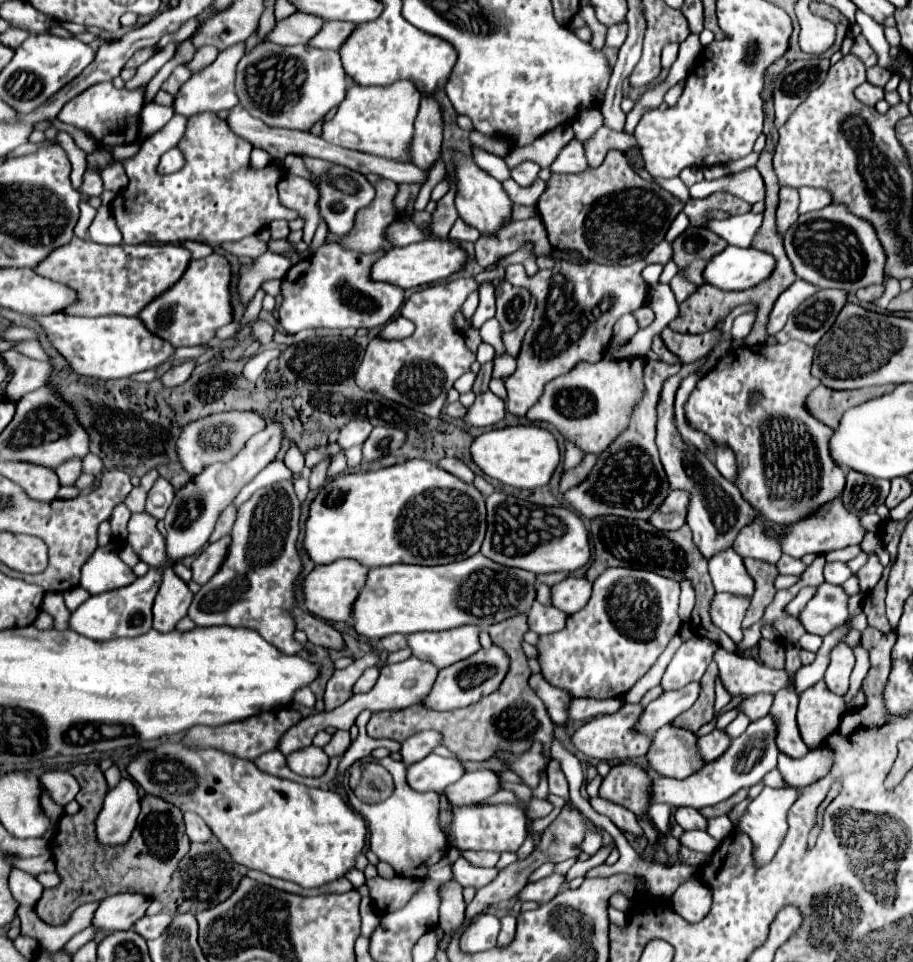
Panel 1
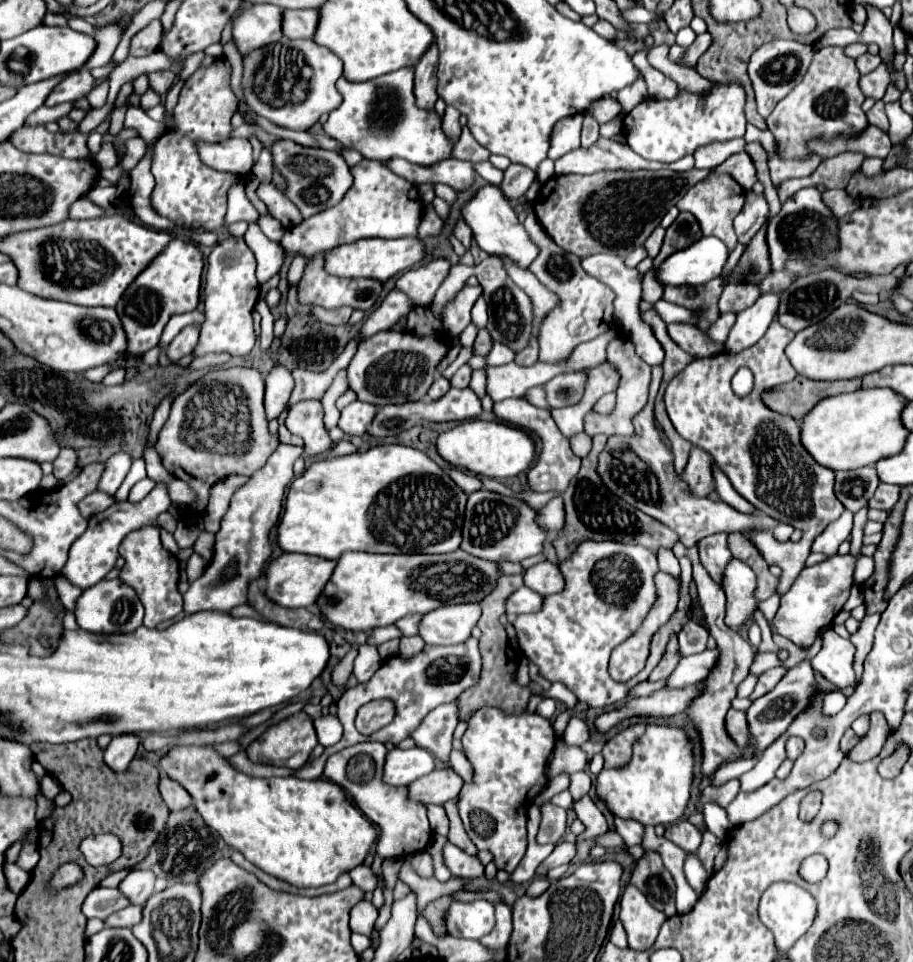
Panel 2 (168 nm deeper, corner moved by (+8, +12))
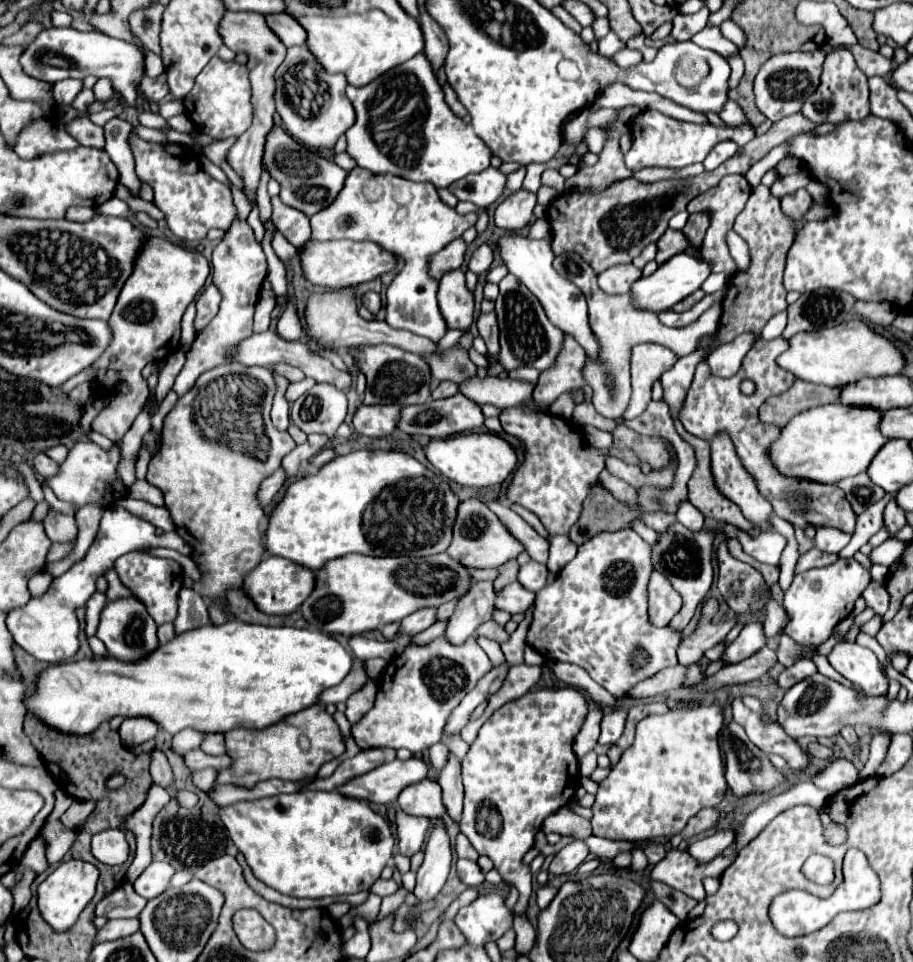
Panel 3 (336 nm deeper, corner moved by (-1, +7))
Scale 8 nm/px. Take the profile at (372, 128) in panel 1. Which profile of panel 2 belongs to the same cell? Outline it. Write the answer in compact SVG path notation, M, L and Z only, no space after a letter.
M400 68L366 82L348 82L342 76L336 88L344 100L330 112L322 130L346 148L358 150L368 160L390 160L398 156L424 166L450 156L452 146L440 128L438 114L434 110L420 110L414 104L414 68Z

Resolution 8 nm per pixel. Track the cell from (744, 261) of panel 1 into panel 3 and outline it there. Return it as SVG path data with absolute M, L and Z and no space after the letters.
M679 253L671 259L667 259L663 265L659 265L659 269L649 275L649 277L641 277L639 281L635 281L635 285L631 287L631 301L637 309L649 309L651 313L661 313L671 309L675 303L683 301L687 295L691 295L693 291L697 291L701 287L701 283L705 281L705 277L709 275L709 265L707 261L699 261L695 257L689 257L685 253Z

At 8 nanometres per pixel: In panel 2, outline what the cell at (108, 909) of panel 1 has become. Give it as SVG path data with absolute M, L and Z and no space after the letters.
M134 868L120 882L118 890L122 892L122 896L126 896L130 900L130 904L146 904L148 896L154 894L154 880L156 880L156 876L152 872Z

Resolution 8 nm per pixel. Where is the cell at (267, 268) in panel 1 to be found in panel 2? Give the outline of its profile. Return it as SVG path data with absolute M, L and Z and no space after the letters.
M226 238L220 242L208 256L208 274L206 274L206 322L200 330L198 346L194 356L204 356L210 352L230 352L232 356L246 356L254 344L254 320L252 310L258 300L258 282L256 282L256 258L254 252L246 246L244 238Z

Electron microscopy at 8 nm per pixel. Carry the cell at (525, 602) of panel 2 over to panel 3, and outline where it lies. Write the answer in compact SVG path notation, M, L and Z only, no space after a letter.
M509 583L501 591L497 591L495 607L509 611L509 613L525 613L525 609L529 609L533 601L535 601L535 595L525 591L523 585Z

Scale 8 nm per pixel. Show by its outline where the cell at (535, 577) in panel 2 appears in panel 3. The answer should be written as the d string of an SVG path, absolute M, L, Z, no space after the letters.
M529 561L529 563L525 563L525 565L519 567L517 581L519 581L525 589L537 593L541 587L545 587L545 581L547 581L547 567L541 565L541 563Z

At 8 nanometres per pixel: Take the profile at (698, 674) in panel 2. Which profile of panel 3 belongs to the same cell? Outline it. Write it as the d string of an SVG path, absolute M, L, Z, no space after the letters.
M753 621L749 625L743 627L743 631L739 633L739 637L727 647L723 659L727 659L729 663L739 663L747 657L751 657L753 653L757 653L759 649L763 649L767 645L767 637L763 631L761 621Z

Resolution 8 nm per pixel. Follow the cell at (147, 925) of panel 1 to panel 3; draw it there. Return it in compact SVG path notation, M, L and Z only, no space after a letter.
M111 919L103 929L97 931L97 943L121 939L135 931L139 931L139 919Z

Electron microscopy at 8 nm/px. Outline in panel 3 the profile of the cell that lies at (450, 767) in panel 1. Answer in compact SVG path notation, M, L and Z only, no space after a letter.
M407 759L407 761L391 761L385 765L375 767L373 771L353 777L347 783L339 785L337 791L345 793L345 797L361 799L365 803L389 805L395 797L411 783L419 783L427 775L427 763L421 759Z

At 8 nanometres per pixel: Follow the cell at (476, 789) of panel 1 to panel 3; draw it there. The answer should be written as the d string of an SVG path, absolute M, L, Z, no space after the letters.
M425 777L425 781L419 781L417 785L407 785L399 793L397 805L407 815L417 815L427 819L445 815L441 787L435 779L429 779L429 777Z

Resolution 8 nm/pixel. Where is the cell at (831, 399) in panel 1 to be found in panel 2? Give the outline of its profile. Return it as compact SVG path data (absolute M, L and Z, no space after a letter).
M796 376L792 382L768 390L764 394L764 402L776 412L784 412L796 420L802 420L802 416L810 412L820 400L844 392L854 392L858 388L860 388L860 378L816 382L816 380L808 380L806 376Z

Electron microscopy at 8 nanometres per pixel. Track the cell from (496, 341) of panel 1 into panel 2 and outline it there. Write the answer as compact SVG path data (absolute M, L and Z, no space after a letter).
M494 342L490 354L486 356L486 364L488 366L500 366L500 364L506 364L506 362L512 362L514 360L514 352L512 348L500 344L500 342Z

